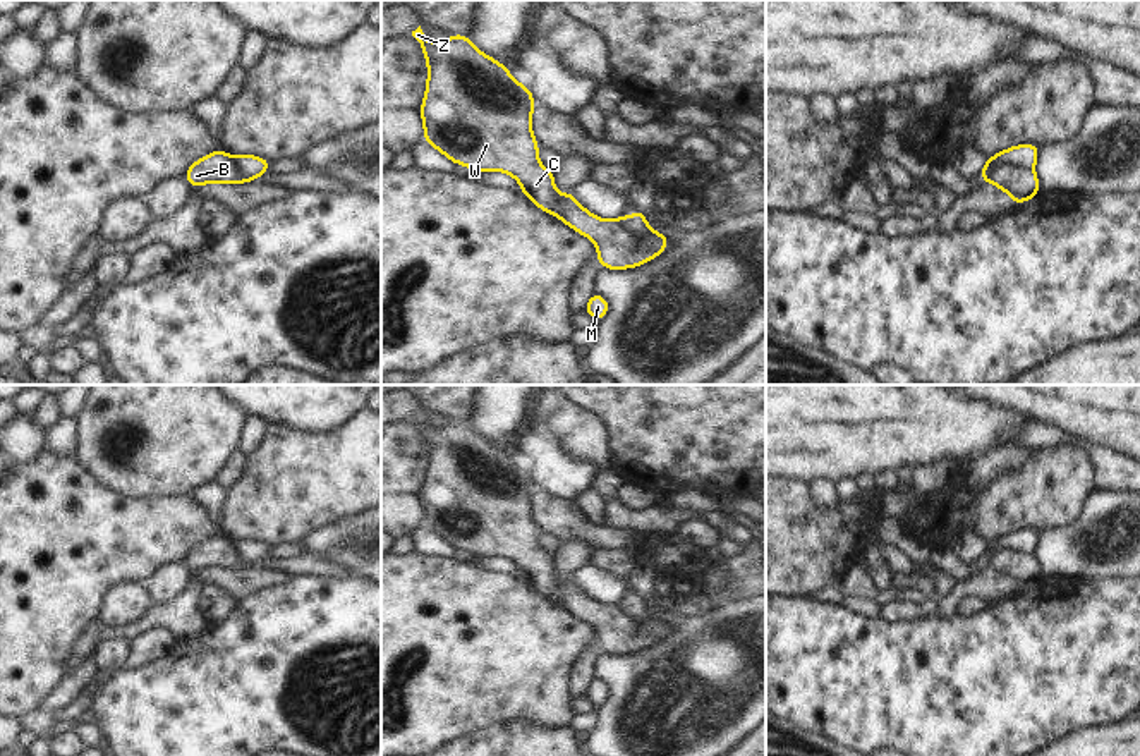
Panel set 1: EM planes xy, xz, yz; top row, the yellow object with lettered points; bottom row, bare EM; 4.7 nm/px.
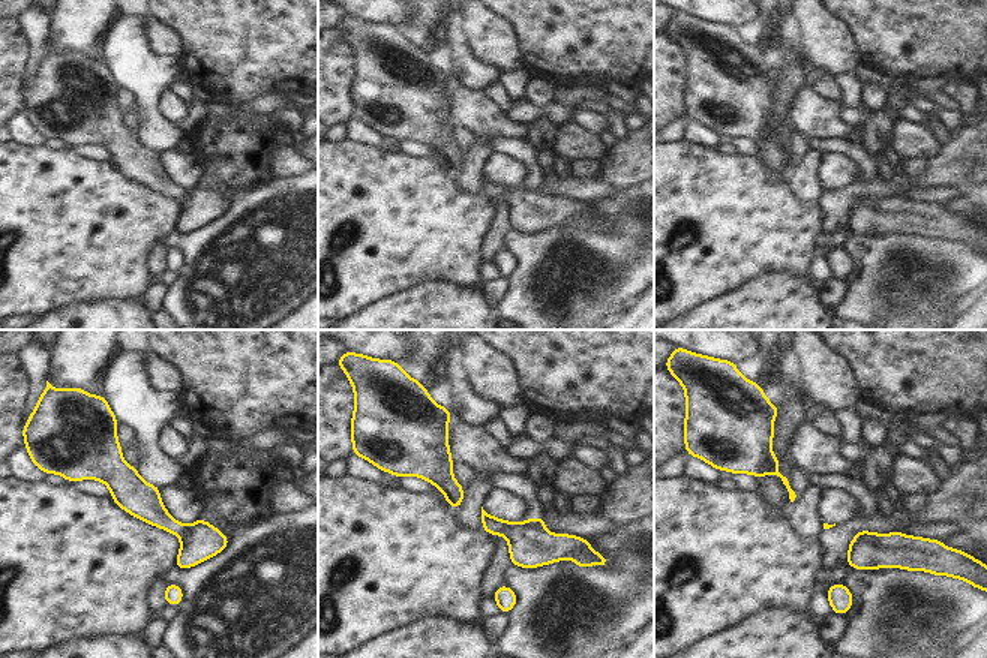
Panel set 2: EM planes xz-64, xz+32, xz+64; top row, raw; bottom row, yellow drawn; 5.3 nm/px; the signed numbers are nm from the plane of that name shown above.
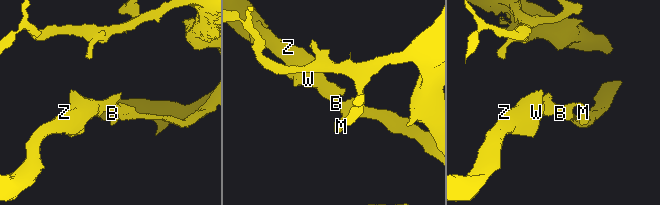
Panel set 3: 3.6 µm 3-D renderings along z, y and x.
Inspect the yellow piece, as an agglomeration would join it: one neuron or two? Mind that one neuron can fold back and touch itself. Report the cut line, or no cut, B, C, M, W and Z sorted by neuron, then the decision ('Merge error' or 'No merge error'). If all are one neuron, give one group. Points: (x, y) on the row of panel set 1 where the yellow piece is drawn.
Split along xz (615, 220), (639, 249), (656, 232). Groups: B C W Z / M. Merge error

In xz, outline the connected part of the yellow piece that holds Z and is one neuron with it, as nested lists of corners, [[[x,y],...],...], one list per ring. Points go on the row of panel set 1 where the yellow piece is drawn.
[[[421,26],[412,31],[428,62],[426,94],[421,105],[424,143],[434,146],[455,165],[467,165],[474,174],[484,170],[505,172],[517,179],[520,191],[543,211],[558,216],[575,232],[589,237],[597,249],[601,268],[627,270],[659,256],[670,241],[656,232],[646,249],[635,247],[635,239],[616,220],[604,220],[587,211],[573,196],[555,191],[555,170],[541,165],[539,144],[534,139],[531,117],[536,108],[531,88],[517,82],[510,69],[484,55],[465,34],[452,34],[443,43],[429,41]]]

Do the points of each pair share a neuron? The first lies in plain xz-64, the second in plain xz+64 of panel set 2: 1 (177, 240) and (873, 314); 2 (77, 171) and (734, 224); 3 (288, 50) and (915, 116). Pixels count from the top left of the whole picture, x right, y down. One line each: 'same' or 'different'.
1: same
2: same
3: different

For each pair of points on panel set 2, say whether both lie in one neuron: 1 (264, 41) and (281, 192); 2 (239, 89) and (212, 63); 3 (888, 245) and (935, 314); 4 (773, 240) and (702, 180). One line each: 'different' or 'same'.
1: different
2: same
3: different
4: same

